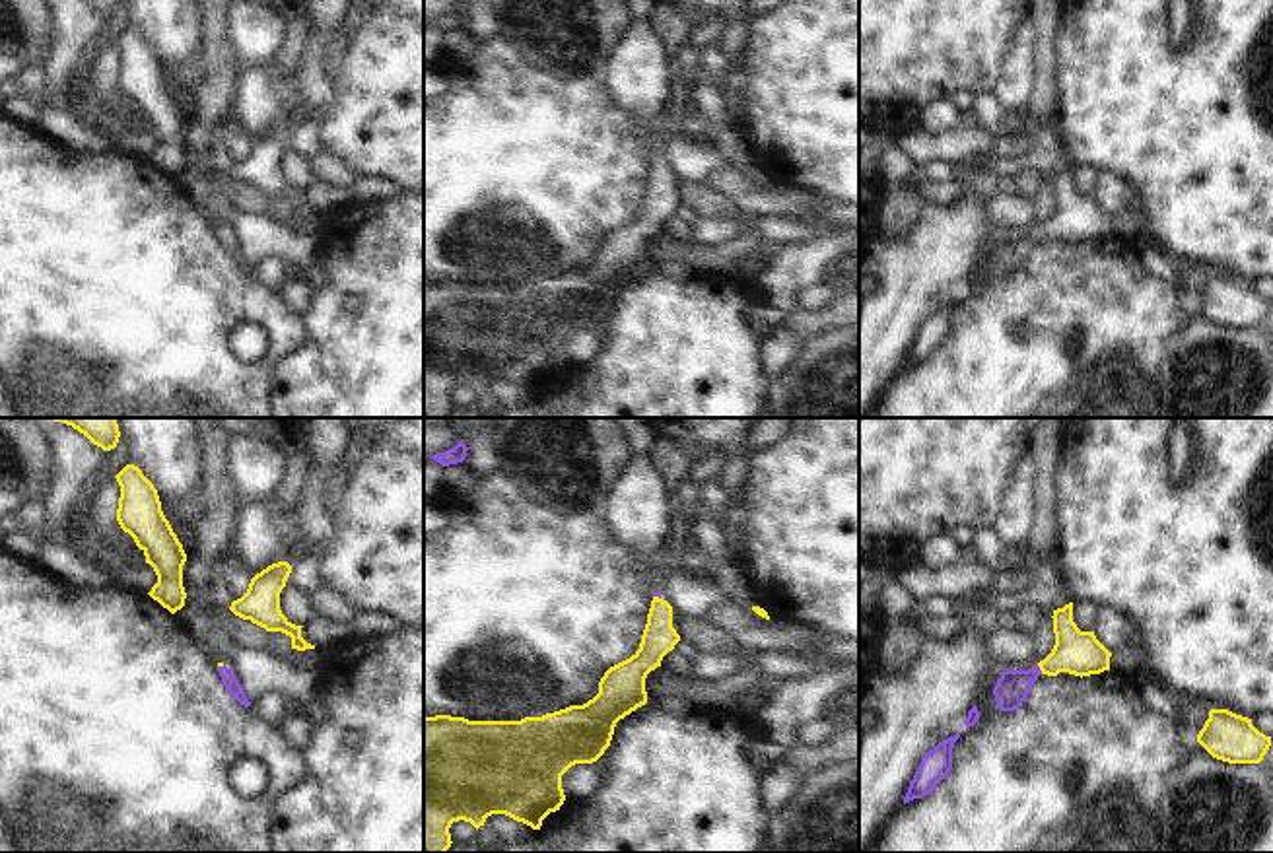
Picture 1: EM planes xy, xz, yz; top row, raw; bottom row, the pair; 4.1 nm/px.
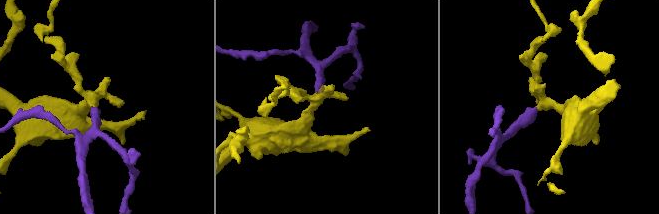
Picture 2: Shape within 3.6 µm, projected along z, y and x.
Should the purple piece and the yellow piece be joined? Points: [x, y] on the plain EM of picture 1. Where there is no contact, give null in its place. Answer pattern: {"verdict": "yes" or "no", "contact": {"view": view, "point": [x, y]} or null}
{"verdict": "yes", "contact": {"view": "yz", "point": [1038, 234]}}

